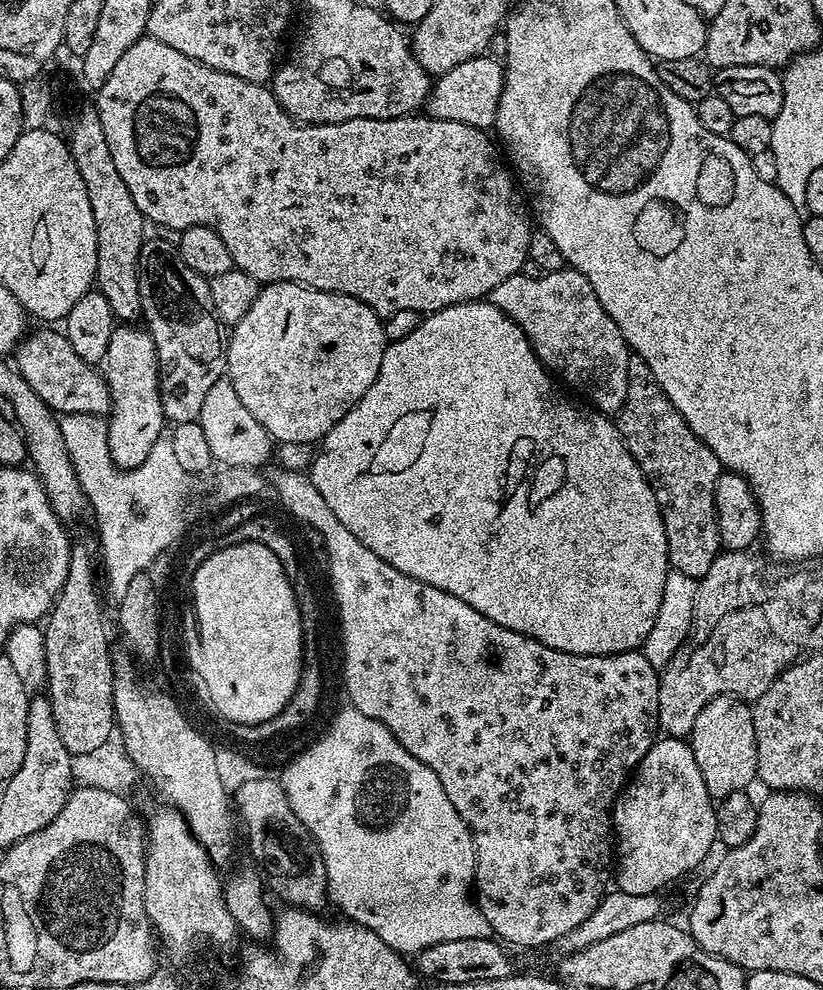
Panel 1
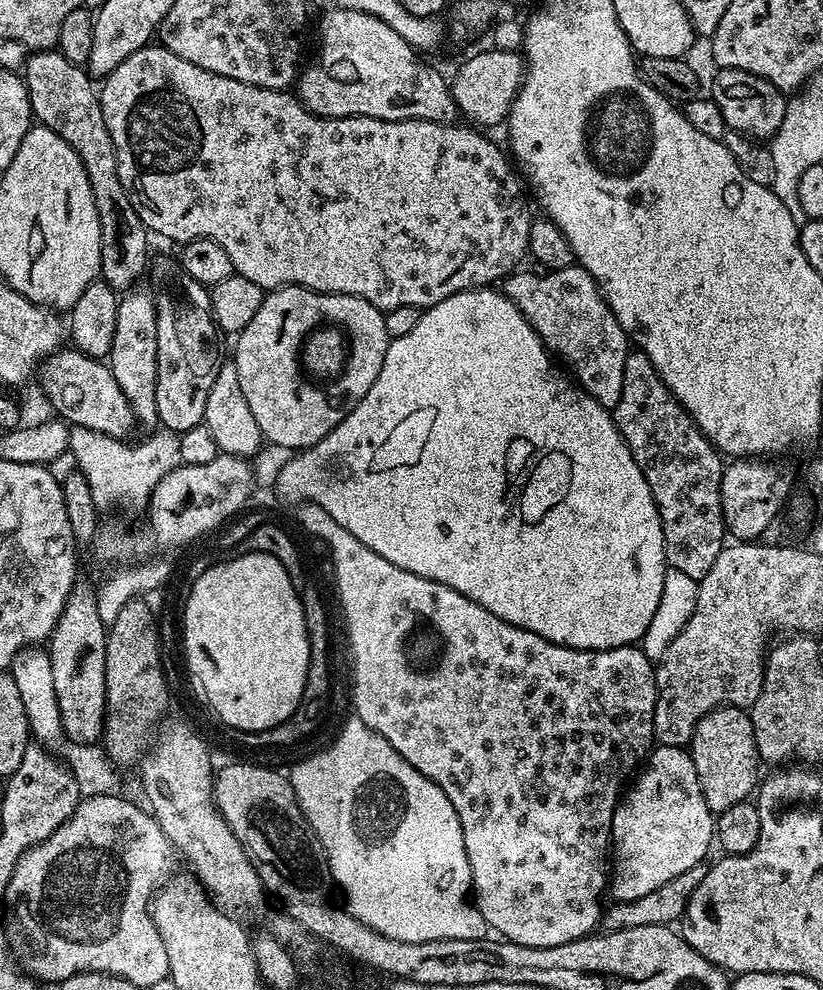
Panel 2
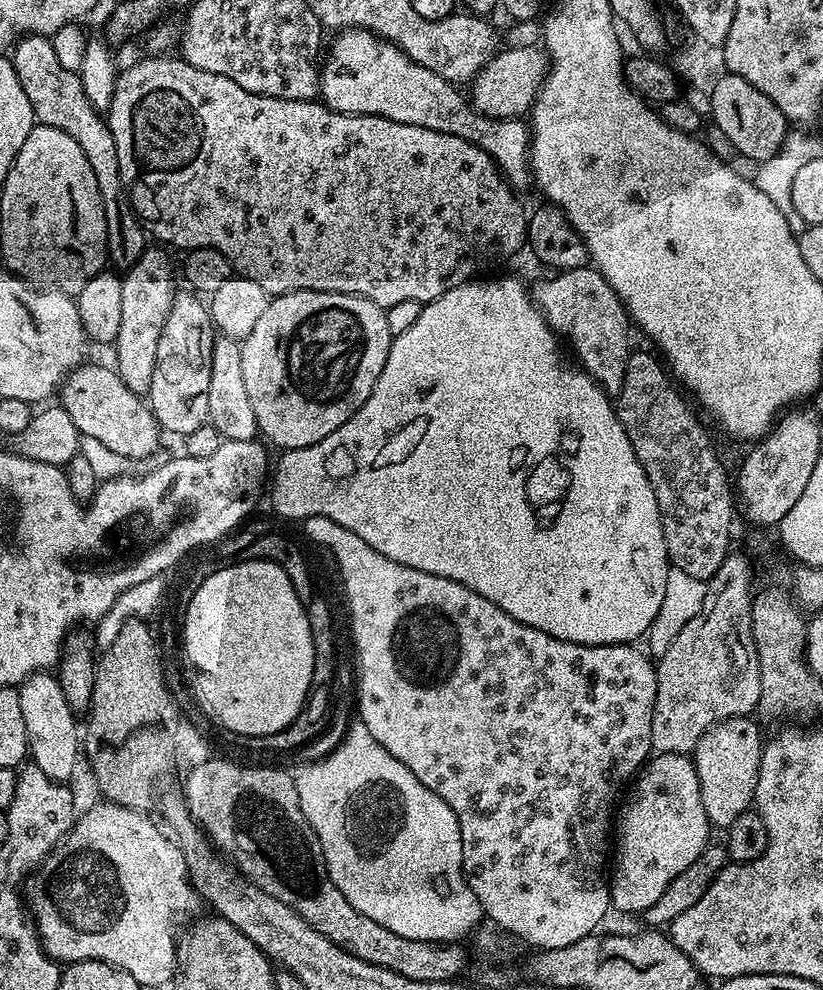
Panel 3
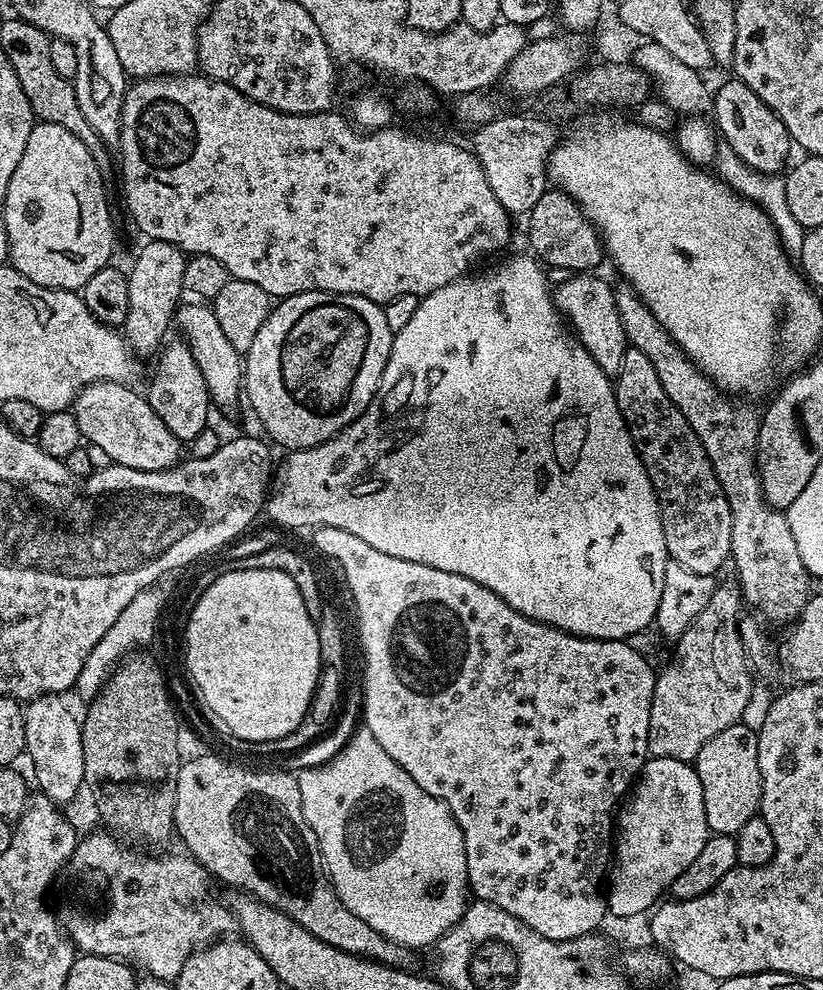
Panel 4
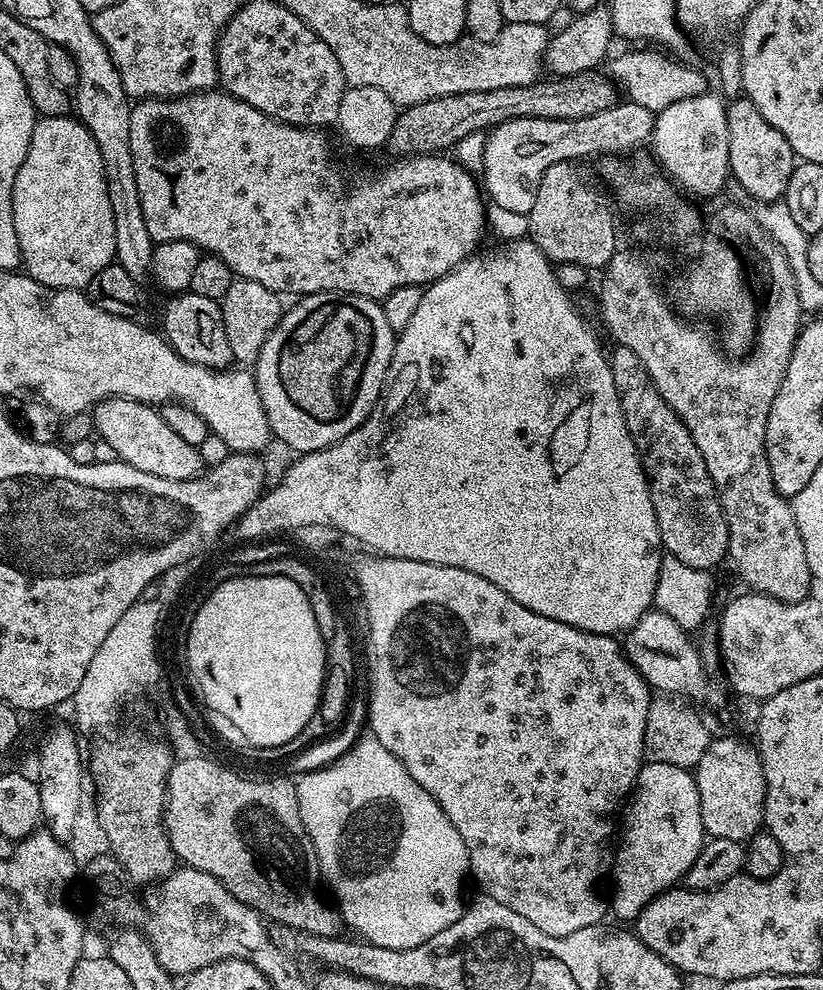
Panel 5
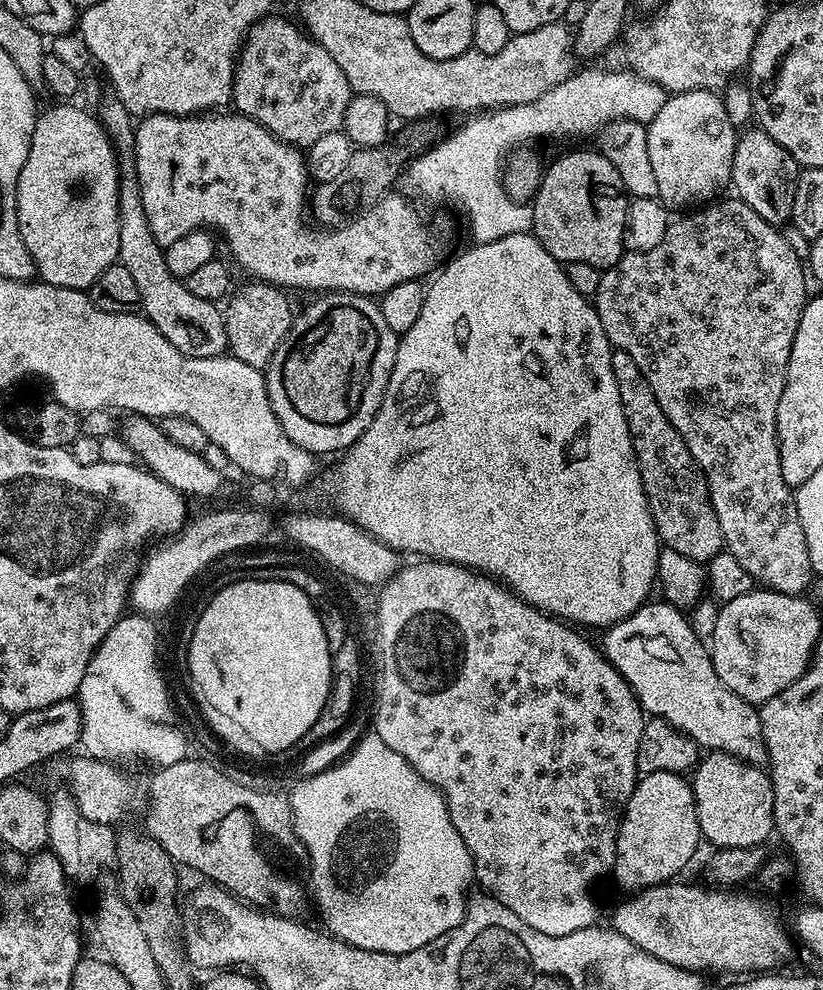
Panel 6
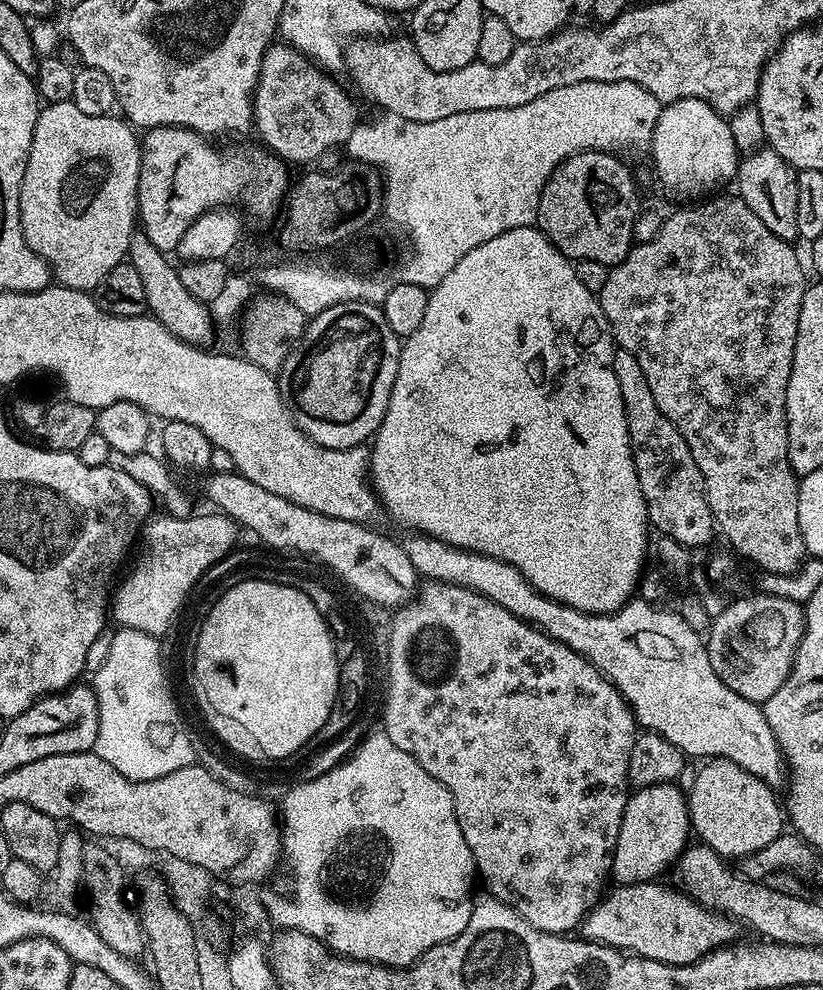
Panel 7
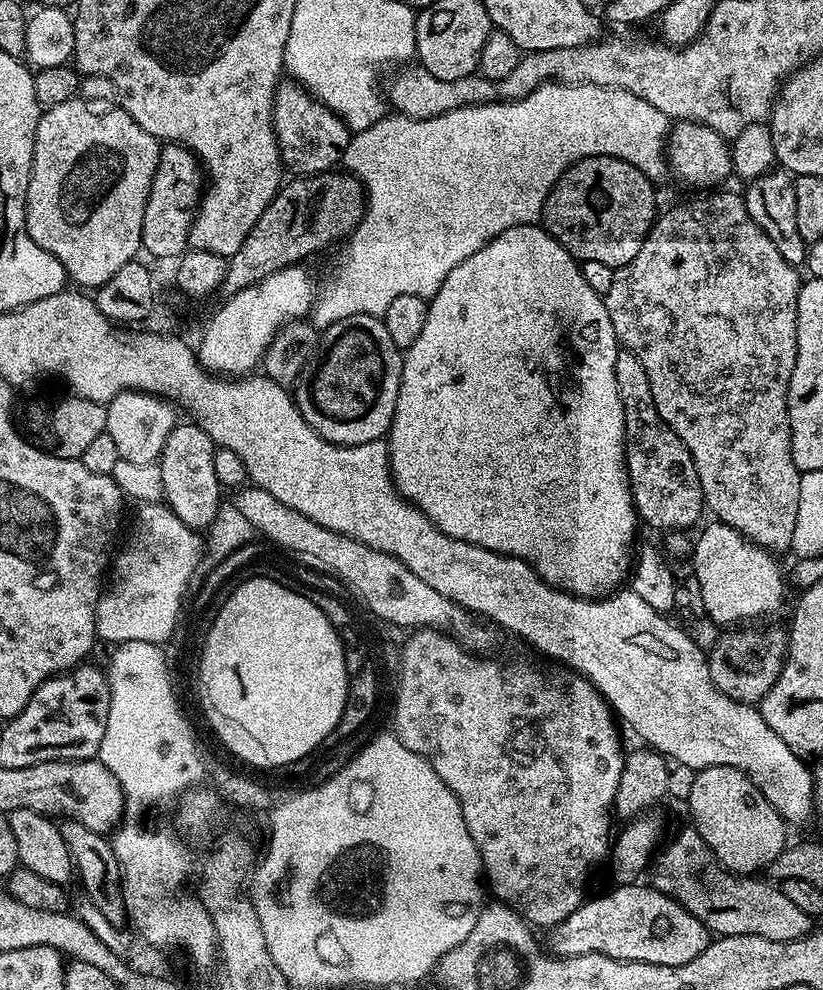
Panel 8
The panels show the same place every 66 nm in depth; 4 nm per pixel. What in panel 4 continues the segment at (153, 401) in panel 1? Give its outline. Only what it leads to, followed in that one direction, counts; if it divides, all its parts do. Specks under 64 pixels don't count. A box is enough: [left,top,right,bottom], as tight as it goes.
[122,240,188,357]

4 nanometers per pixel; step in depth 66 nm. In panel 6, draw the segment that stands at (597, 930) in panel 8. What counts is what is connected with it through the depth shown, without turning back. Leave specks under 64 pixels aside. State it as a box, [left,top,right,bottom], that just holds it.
[611,883,793,974]

